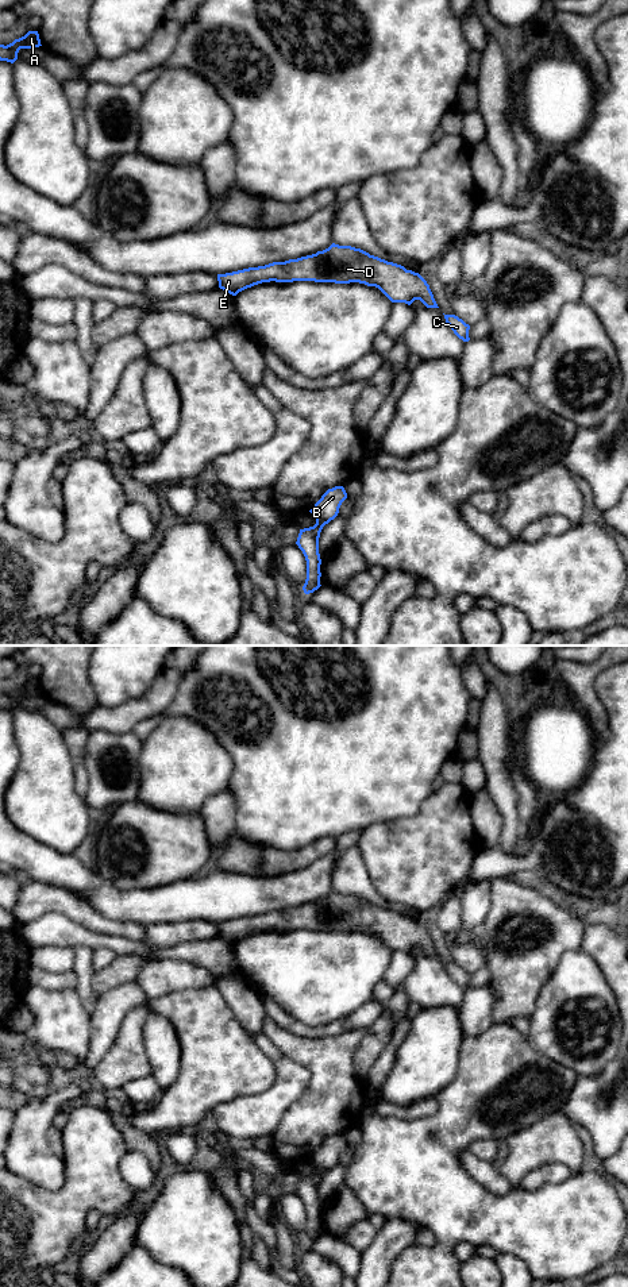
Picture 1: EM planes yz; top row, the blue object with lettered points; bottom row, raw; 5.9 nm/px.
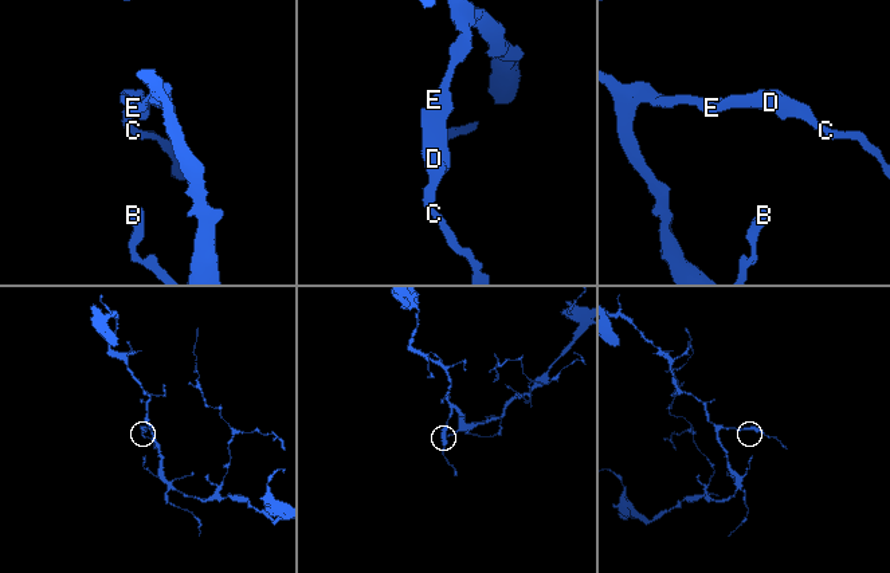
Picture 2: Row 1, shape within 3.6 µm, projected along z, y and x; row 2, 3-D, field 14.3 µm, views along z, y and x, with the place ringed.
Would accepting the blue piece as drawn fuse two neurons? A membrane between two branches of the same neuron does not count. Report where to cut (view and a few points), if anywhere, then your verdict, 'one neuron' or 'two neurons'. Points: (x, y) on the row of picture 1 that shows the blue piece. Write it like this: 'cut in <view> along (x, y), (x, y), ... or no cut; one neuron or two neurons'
no cut; one neuron

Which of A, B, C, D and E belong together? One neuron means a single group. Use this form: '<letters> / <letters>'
A B C D E

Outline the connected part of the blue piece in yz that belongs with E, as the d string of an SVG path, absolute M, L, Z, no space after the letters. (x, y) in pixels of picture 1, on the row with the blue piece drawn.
M335 243L297 259L217 274L217 281L219 288L232 296L270 281L359 282L378 288L392 303L411 305L415 300L420 300L427 308L439 308L429 285L419 273L361 248Z

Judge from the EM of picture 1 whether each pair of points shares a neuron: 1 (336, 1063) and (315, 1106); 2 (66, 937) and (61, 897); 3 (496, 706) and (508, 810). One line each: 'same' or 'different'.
1: same
2: different
3: same

